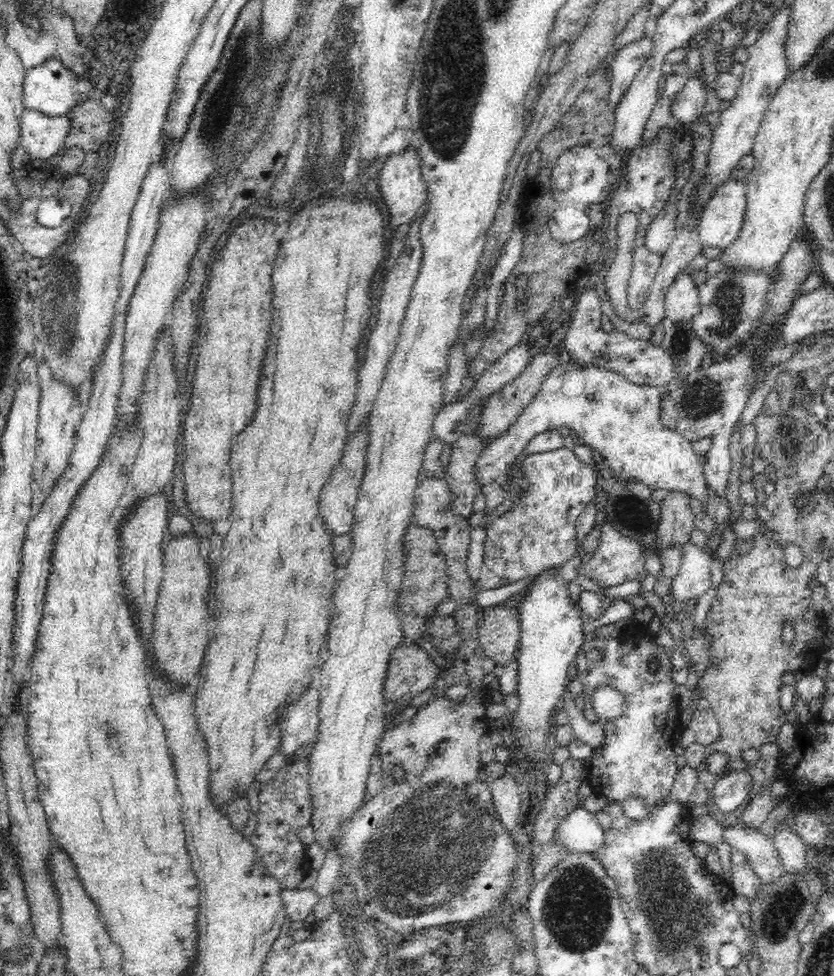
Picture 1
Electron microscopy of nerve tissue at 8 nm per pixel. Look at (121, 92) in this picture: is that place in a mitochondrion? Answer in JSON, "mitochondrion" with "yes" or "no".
{"mitochondrion":"no"}

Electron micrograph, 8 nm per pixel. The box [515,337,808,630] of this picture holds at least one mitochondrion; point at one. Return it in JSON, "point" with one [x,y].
{"point":[703,397]}

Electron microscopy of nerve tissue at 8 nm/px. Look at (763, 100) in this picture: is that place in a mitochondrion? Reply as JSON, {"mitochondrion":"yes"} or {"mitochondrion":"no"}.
{"mitochondrion":"no"}

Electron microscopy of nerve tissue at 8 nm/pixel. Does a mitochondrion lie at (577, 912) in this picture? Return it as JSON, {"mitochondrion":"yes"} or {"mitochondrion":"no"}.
{"mitochondrion":"yes"}

